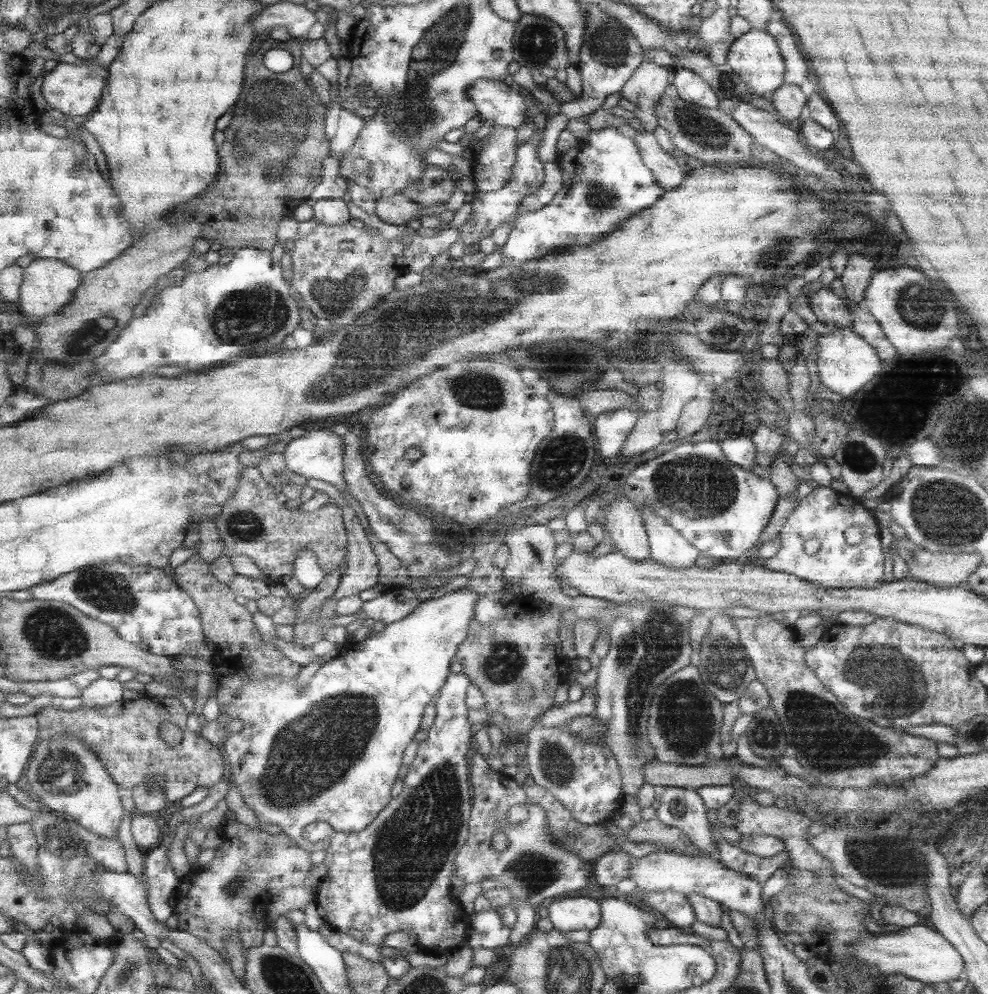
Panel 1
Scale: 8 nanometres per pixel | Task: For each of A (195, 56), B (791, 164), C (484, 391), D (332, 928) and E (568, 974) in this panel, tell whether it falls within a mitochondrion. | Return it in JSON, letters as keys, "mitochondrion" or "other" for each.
{"A":"other","B":"other","C":"mitochondrion","D":"other","E":"mitochondrion"}

